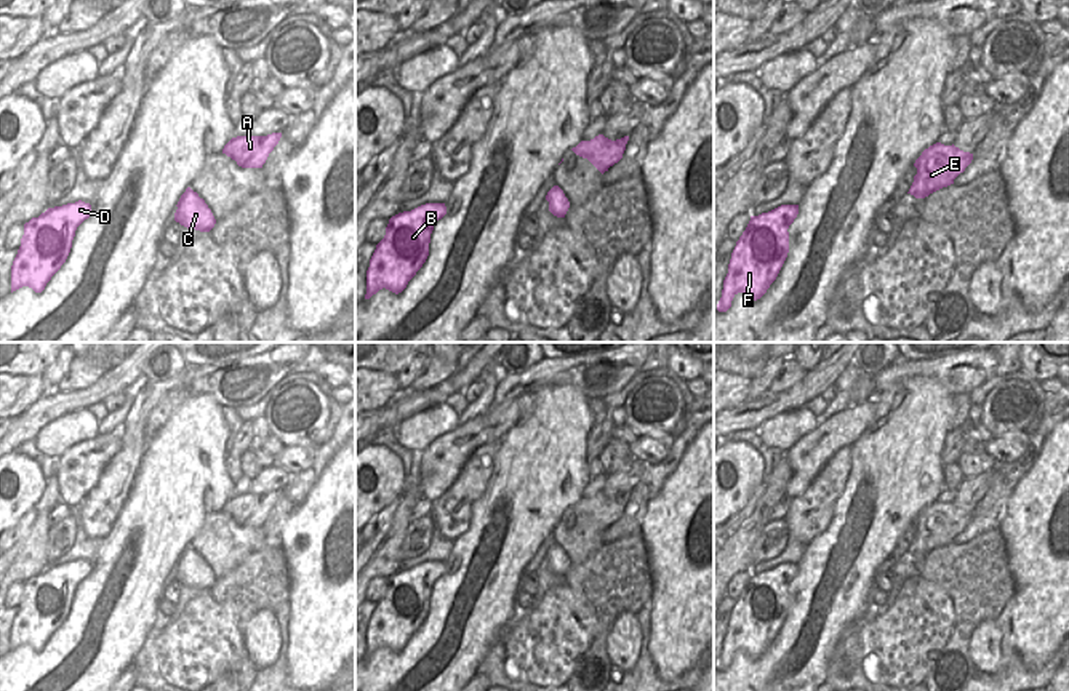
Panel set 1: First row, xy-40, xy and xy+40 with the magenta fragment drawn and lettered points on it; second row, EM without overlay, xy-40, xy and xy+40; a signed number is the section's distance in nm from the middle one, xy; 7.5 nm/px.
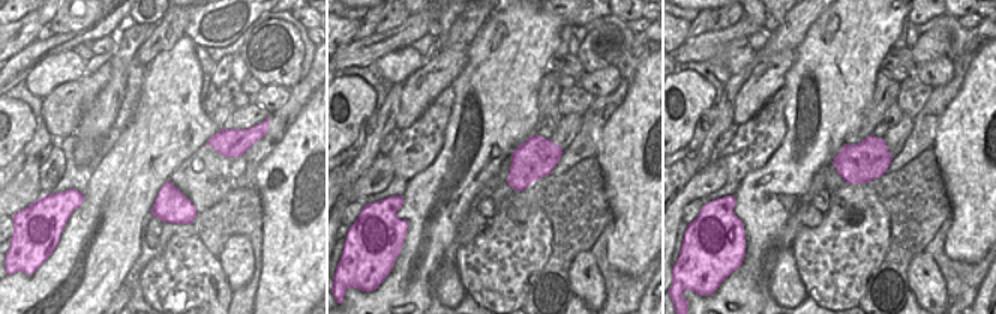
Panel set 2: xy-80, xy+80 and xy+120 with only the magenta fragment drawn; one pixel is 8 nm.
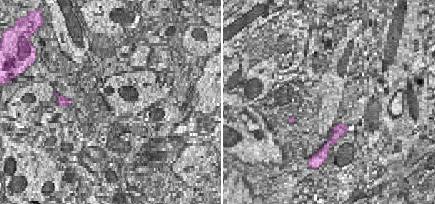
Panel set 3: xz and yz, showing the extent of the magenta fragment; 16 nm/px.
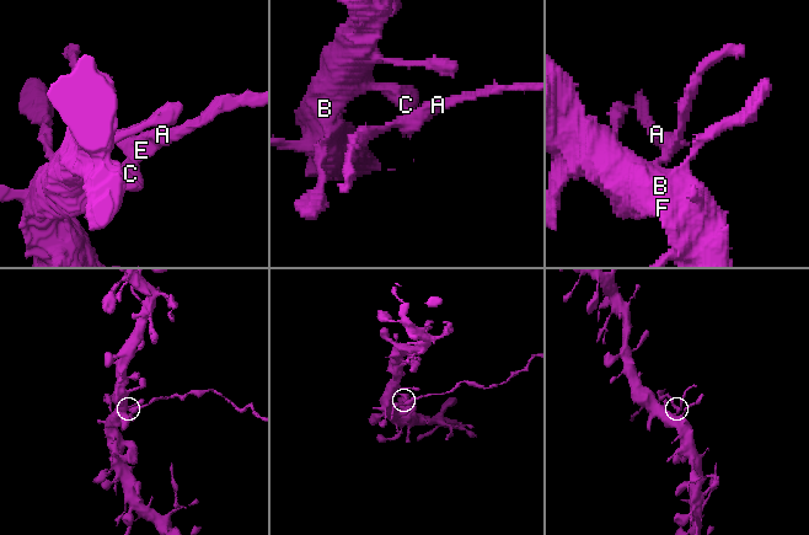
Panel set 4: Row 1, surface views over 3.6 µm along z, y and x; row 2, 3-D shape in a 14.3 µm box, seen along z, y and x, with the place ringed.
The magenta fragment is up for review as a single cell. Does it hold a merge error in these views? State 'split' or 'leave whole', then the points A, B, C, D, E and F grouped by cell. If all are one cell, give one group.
split; A E / B C D F

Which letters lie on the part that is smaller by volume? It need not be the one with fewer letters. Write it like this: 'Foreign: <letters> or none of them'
Foreign: A, E

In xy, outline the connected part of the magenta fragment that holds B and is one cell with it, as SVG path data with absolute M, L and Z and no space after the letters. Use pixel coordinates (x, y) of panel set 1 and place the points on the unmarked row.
M426 561L389 577L386 593L370 617L365 657L382 646L395 653L406 646L426 621L434 584L445 573L445 561Z

